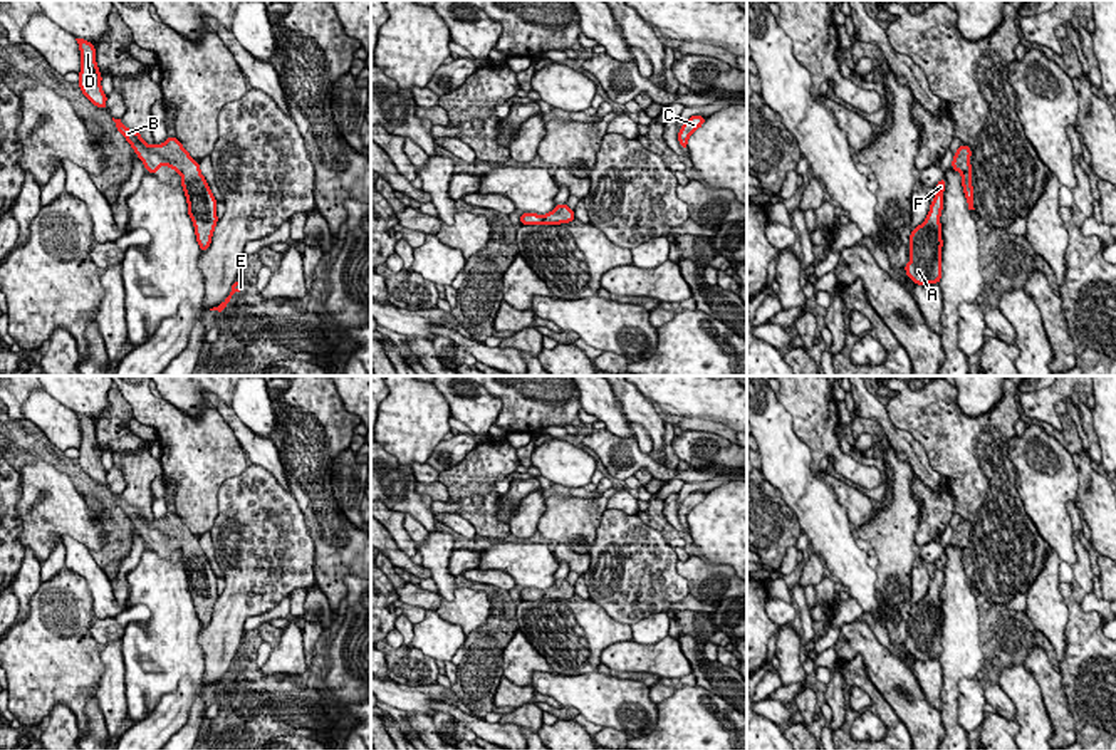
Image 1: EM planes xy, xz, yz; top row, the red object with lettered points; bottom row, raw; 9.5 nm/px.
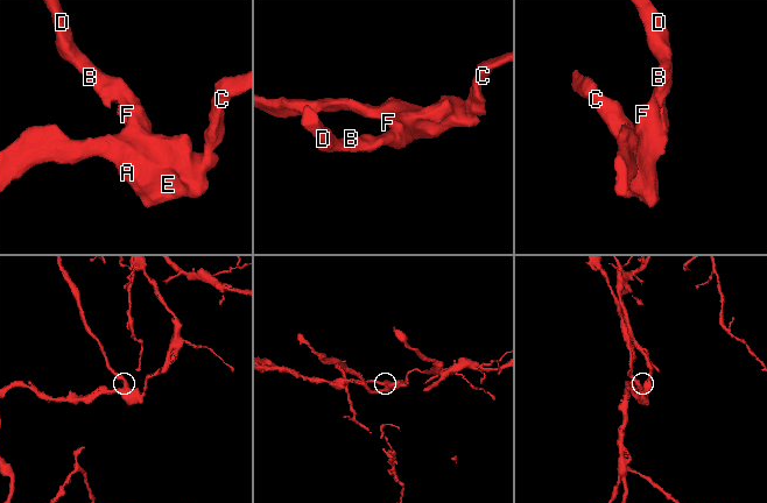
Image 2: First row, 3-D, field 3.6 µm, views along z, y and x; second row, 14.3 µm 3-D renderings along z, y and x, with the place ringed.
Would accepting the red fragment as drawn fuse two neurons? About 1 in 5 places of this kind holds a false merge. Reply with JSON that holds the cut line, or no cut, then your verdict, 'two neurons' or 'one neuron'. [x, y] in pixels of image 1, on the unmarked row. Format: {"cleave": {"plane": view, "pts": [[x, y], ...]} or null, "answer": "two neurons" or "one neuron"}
{"cleave": null, "answer": "one neuron"}

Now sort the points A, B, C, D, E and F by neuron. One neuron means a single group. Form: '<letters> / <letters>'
A B C D E F

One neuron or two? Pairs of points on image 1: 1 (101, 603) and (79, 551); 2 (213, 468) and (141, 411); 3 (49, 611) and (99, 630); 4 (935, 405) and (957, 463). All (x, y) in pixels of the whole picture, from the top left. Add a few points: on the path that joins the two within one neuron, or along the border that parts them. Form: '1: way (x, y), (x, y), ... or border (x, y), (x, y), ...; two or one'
1: way (101, 589), (94, 574), (84, 564); one
2: way (195, 450), (160, 415); one
3: border (93, 613), (89, 633), (96, 643); two
4: way (935, 420), (957, 448); one

